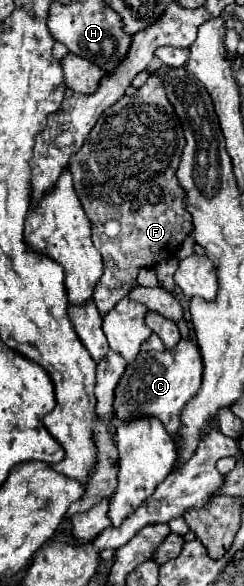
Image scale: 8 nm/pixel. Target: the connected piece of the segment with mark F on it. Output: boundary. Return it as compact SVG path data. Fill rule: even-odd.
M152 72L134 96L124 96L98 118L86 146L82 146L70 162L74 190L84 206L86 218L90 220L92 242L104 260L104 276L94 290L94 302L102 314L110 312L114 304L128 294L128 290L136 284L136 274L142 266L152 268L160 260L176 256L180 244L192 232L192 216L186 210L186 190L178 184L176 176L184 144L184 132L174 106L166 96L164 78L158 72ZM106 222L118 222L118 226L122 226L120 232L116 236L108 236L104 230Z

